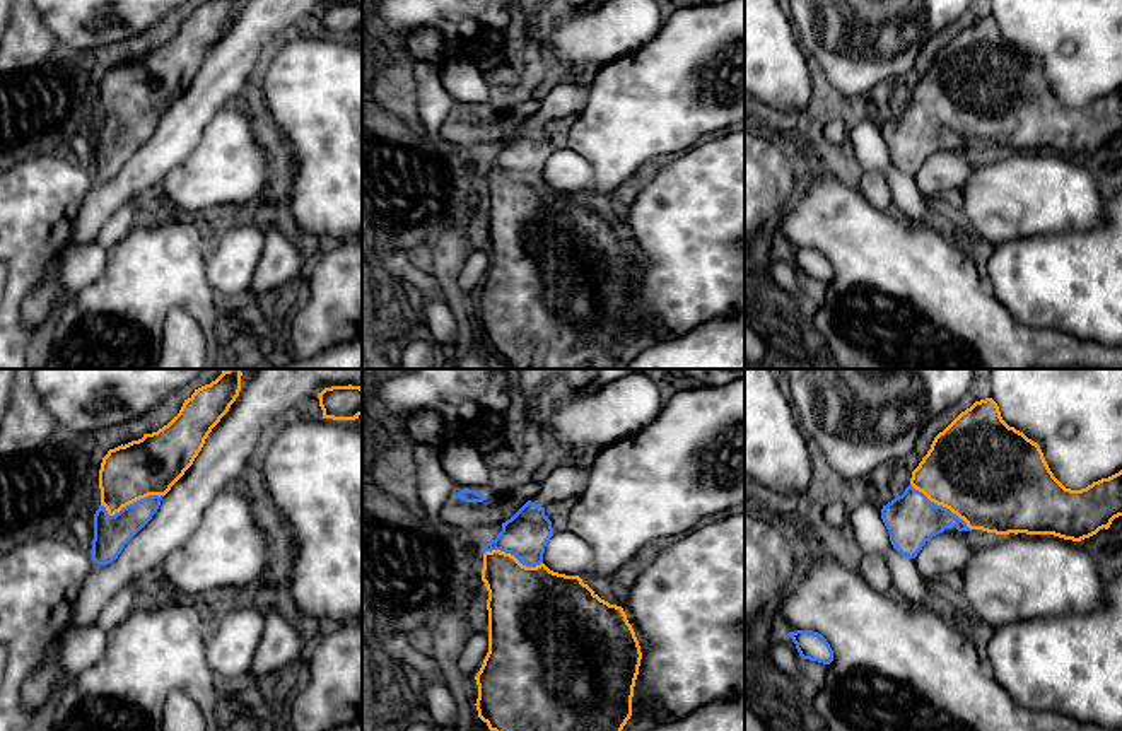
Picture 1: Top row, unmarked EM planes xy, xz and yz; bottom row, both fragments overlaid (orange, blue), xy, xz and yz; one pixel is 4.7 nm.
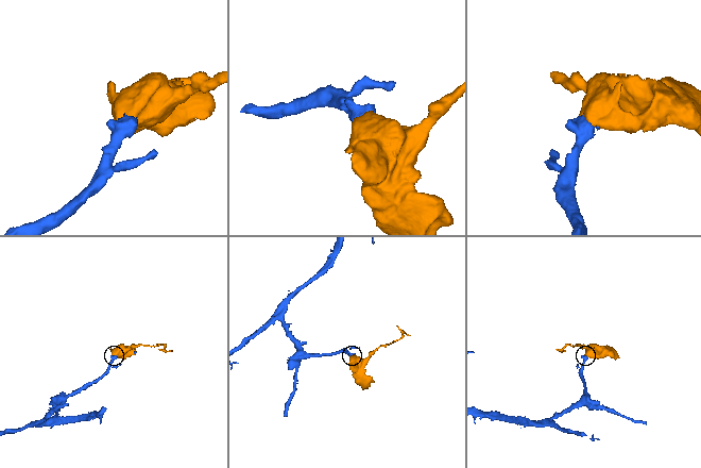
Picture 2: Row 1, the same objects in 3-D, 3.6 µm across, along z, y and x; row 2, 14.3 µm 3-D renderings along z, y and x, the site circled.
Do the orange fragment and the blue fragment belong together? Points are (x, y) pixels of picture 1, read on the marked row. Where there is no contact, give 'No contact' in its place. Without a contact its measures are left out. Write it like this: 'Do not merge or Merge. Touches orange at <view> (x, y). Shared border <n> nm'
Merge. Touches orange at xy (130, 502). Shared border 300 nm

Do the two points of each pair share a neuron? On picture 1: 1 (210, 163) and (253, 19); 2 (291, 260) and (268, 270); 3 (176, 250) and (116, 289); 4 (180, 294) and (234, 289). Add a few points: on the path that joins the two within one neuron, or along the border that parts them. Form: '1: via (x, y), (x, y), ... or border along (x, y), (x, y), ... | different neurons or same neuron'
1: border along (241, 99), (226, 105), (200, 135) | different neurons
2: via (286, 262), (274, 270) | same neuron
3: via (161, 265), (132, 289) | same neuron
4: border along (207, 251), (205, 279), (221, 299) | different neurons

